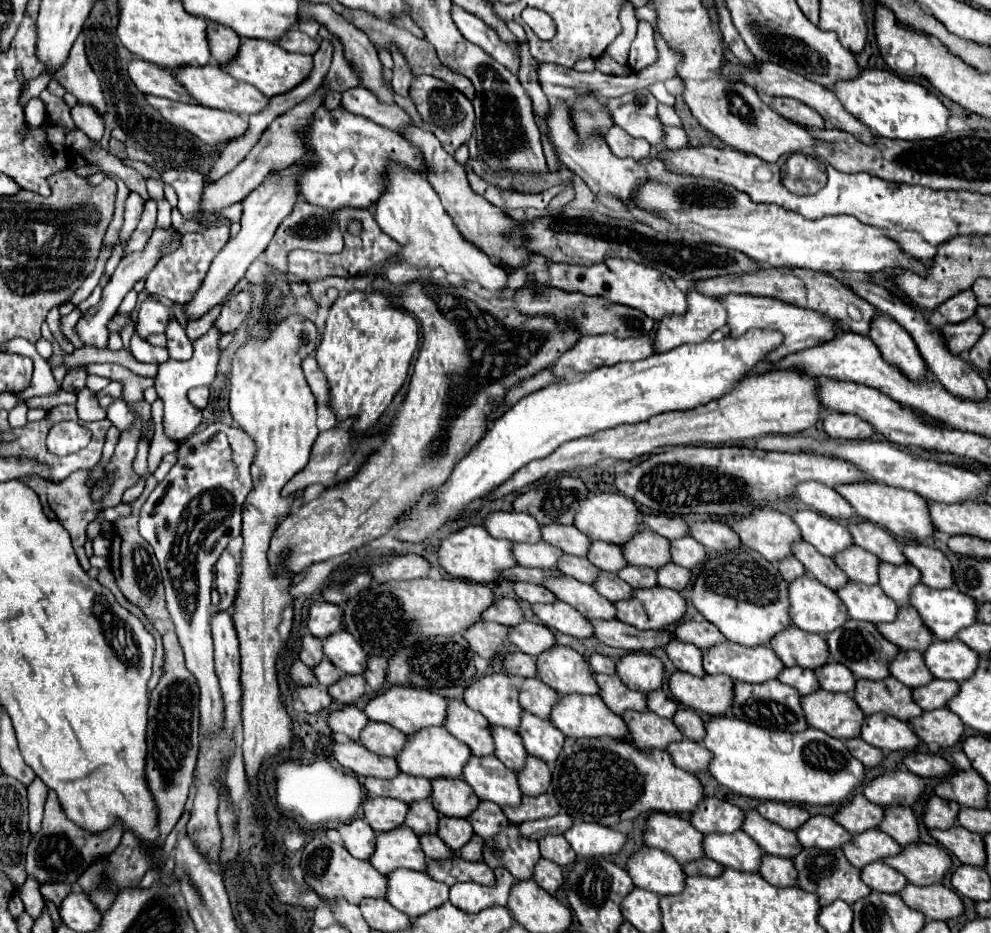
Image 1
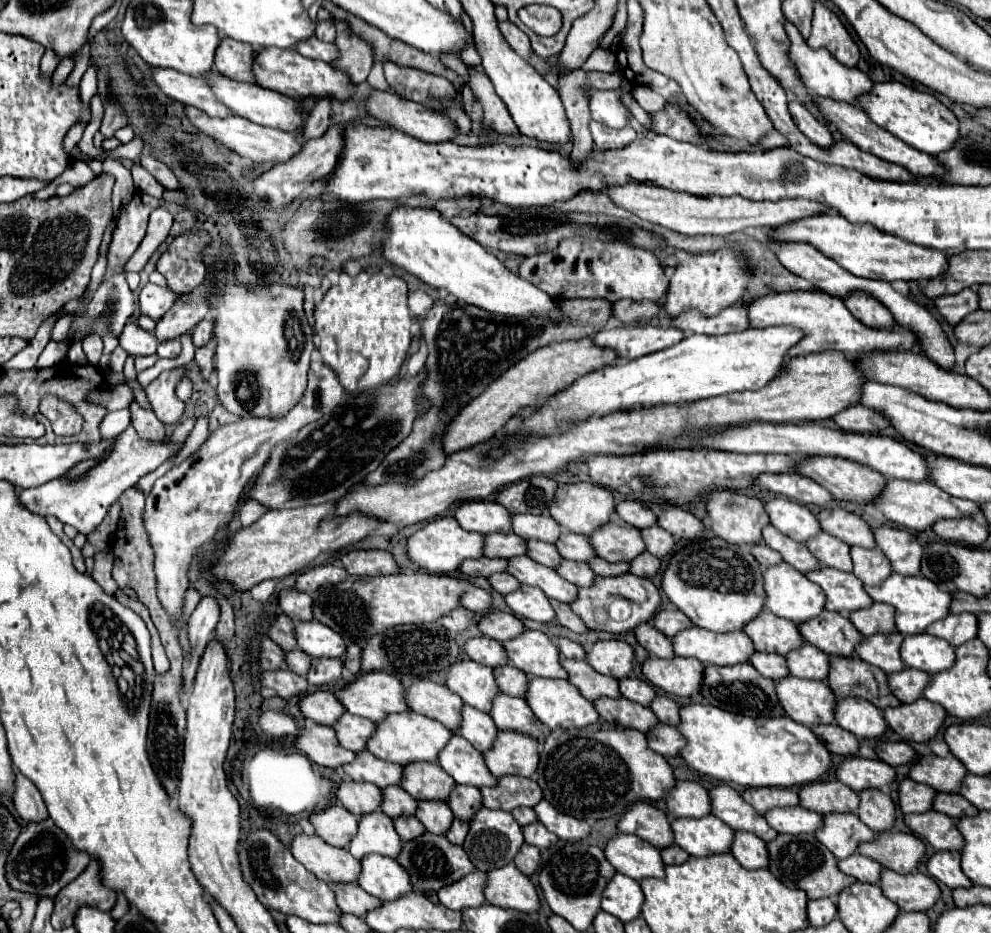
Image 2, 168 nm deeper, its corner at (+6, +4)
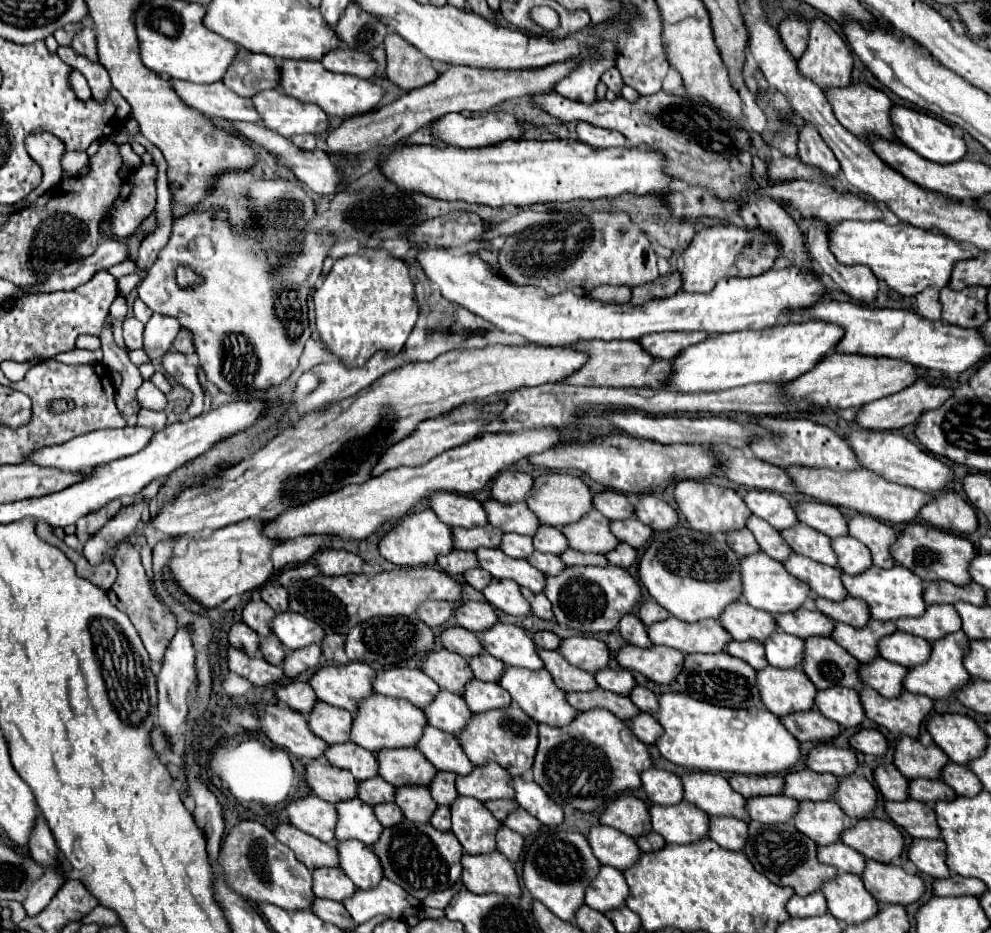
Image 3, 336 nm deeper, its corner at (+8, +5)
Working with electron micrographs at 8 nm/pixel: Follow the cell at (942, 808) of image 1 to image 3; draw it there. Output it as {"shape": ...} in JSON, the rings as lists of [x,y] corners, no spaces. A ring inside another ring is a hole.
{"shape":[[[882,764],[874,770],[874,780],[886,800],[902,802],[910,798],[910,780],[906,780],[894,764]]]}

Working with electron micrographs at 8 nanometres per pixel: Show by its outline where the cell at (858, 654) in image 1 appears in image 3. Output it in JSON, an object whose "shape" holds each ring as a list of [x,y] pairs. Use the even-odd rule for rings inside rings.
{"shape":[[[800,608],[800,612],[788,612],[788,616],[774,616],[780,630],[788,632],[798,638],[812,638],[812,636],[832,636],[834,620],[828,618],[822,612],[810,612],[806,608]]]}

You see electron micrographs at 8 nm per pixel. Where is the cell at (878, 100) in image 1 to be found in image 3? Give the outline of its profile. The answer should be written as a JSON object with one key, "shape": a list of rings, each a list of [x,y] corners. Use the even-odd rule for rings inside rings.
{"shape":[[[892,104],[892,128],[896,132],[896,136],[906,144],[910,146],[914,152],[918,152],[920,156],[932,160],[932,162],[938,162],[938,164],[952,164],[952,162],[958,162],[964,158],[966,154],[966,144],[960,136],[954,134],[954,128],[946,122],[942,122],[940,118],[934,118],[934,116],[928,116],[920,110],[914,110],[914,108],[906,108],[906,106],[900,106],[900,104]]]}

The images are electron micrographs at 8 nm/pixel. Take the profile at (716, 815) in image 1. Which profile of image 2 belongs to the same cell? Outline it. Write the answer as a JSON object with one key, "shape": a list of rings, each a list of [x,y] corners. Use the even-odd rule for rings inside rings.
{"shape":[[[676,781],[664,797],[672,817],[704,817],[710,813],[710,797],[700,783]]]}

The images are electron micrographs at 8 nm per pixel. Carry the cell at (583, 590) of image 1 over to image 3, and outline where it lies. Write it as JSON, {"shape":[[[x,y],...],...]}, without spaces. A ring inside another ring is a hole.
{"shape":[[[478,548],[476,554],[480,556],[480,568],[488,570],[494,578],[508,578],[524,588],[530,588],[532,592],[544,592],[546,576],[528,564],[528,560],[510,558],[498,548]]]}

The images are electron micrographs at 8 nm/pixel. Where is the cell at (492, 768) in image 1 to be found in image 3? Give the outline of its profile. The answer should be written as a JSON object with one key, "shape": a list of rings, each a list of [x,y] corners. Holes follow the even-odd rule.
{"shape":[[[428,726],[424,736],[420,738],[420,746],[418,750],[438,768],[444,772],[454,772],[460,776],[466,776],[468,772],[474,770],[474,766],[470,764],[468,756],[464,754],[462,746],[458,744],[458,738],[442,732],[438,728]]]}

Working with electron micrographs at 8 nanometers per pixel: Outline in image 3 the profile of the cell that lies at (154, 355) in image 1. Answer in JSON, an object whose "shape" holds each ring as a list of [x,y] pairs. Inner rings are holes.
{"shape":[[[128,316],[128,318],[124,320],[122,330],[124,330],[124,342],[126,342],[128,350],[142,348],[142,342],[144,342],[144,338],[142,338],[142,334],[144,334],[144,324],[142,324],[142,322],[138,322],[134,316]]]}

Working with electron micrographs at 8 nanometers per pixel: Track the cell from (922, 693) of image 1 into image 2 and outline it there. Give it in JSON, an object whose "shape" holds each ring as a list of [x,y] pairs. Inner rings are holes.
{"shape":[[[902,669],[898,673],[888,673],[888,685],[894,697],[898,697],[900,703],[912,703],[922,697],[924,687],[928,685],[930,675],[922,673],[918,669]]]}

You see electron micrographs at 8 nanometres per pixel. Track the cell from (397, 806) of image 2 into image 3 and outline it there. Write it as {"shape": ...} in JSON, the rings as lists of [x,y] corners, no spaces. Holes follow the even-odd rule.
{"shape":[[[376,776],[372,780],[360,782],[358,798],[364,800],[368,806],[376,806],[376,804],[382,804],[382,802],[394,802],[396,786],[388,784],[384,778]]]}

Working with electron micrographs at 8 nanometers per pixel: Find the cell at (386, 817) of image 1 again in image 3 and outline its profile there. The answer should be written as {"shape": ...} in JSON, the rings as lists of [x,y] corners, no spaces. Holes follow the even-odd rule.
{"shape":[[[318,760],[306,764],[306,782],[318,798],[332,804],[358,796],[358,780],[348,770],[322,764]]]}

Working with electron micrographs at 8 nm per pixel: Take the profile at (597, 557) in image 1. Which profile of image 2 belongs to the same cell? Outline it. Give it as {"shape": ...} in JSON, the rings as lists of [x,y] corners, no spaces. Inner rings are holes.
{"shape":[[[564,531],[558,537],[556,549],[564,559],[572,559],[572,561],[588,561],[588,559],[596,557],[586,535],[578,535],[578,533],[570,533],[570,531]]]}

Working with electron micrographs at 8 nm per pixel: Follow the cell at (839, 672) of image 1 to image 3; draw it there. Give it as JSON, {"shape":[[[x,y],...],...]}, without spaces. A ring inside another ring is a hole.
{"shape":[[[780,632],[772,636],[772,640],[764,642],[766,648],[766,660],[770,666],[776,668],[798,668],[804,662],[804,640],[796,636],[788,636],[786,632]]]}

